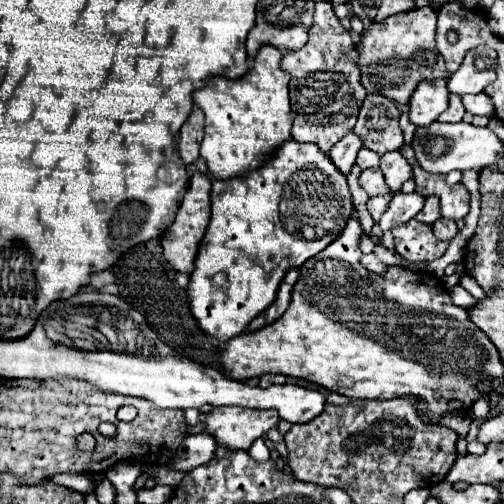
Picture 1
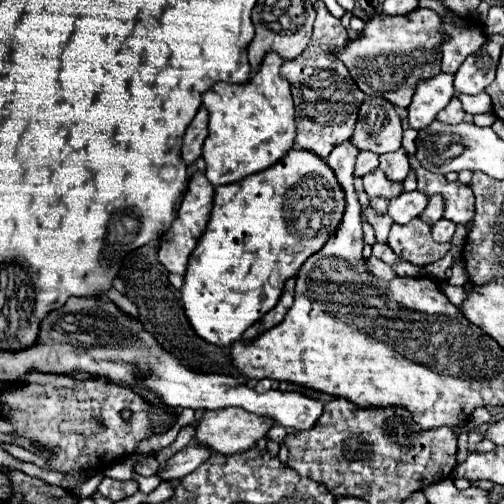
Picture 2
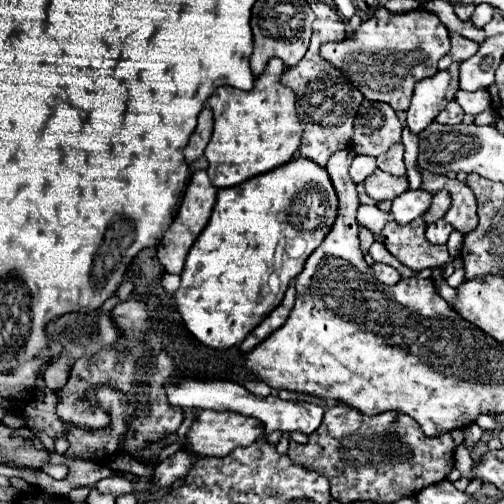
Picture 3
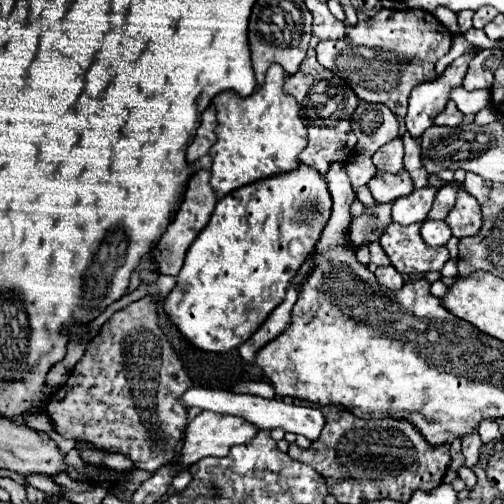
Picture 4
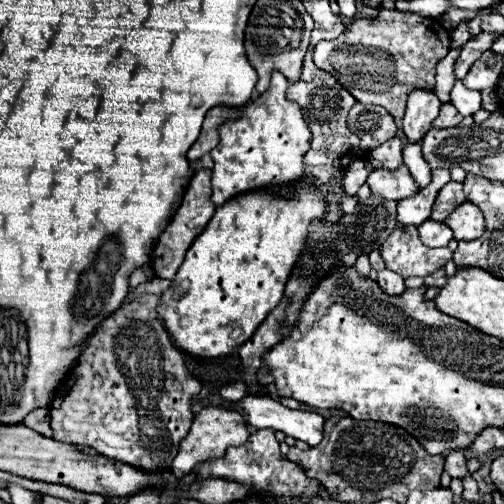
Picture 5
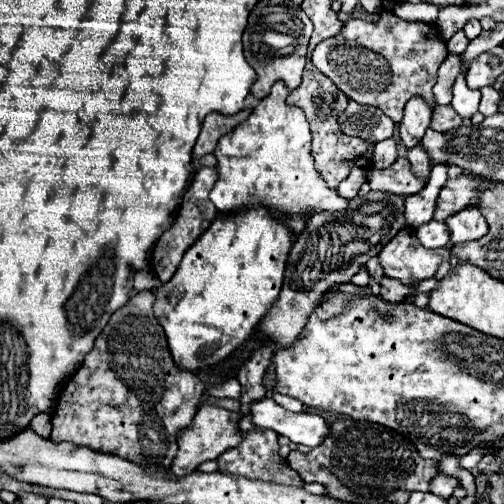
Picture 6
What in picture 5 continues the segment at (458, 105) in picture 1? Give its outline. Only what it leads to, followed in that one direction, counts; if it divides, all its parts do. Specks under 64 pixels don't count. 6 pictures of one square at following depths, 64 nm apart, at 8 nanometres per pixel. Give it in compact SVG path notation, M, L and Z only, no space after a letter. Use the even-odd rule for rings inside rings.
M446 102L442 104L438 118L434 120L434 128L452 128L452 126L458 126L460 122L462 122L460 112L450 102Z

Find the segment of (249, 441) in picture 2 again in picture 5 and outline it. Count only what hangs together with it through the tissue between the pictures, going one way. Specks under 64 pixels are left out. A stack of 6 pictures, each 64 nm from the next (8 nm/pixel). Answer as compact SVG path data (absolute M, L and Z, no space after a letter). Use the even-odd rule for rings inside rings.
M202 408L194 416L190 432L180 442L180 452L172 462L172 472L174 472L176 478L182 478L188 472L192 472L192 468L198 462L210 460L210 458L222 458L226 454L226 448L242 446L248 438L250 438L250 428L238 412L228 412L228 410L222 410L222 408Z

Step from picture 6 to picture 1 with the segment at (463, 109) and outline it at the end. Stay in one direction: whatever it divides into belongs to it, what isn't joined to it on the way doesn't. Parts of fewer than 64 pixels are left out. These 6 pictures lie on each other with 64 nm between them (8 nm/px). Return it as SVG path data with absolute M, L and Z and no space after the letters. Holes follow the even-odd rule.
M480 92L480 94L464 94L462 96L464 108L470 114L478 114L478 116L494 116L494 104L490 100L488 94Z

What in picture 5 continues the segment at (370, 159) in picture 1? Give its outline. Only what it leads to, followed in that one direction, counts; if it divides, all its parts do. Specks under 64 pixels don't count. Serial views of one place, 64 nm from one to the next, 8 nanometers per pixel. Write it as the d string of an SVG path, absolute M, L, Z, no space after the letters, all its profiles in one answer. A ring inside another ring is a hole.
M356 158L352 160L352 164L348 164L348 168L344 170L344 190L350 196L356 196L358 188L368 180L368 176L372 174L372 164L368 158Z

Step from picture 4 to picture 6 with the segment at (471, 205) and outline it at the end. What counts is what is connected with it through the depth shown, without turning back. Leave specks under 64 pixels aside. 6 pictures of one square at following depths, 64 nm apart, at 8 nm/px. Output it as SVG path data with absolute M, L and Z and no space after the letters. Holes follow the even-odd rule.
M476 206L456 212L454 216L450 216L446 220L446 224L452 232L452 236L450 236L452 244L478 240L480 236L484 236L488 232L488 224Z

